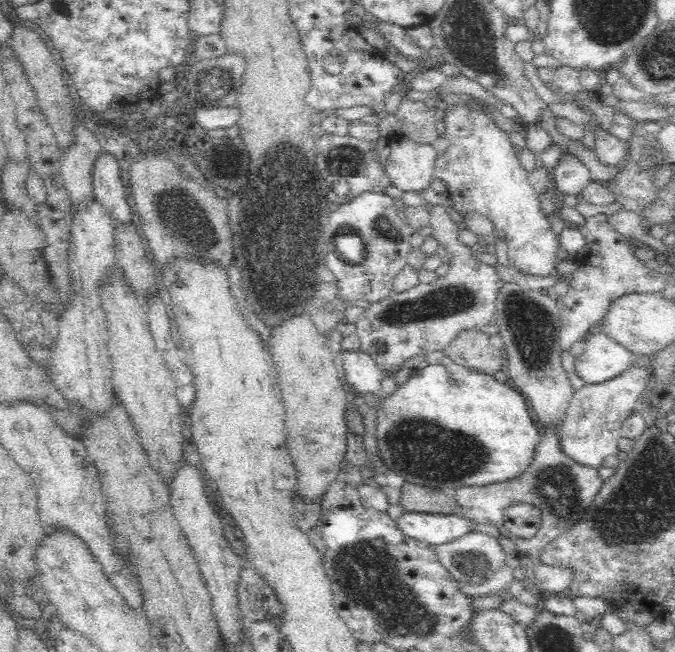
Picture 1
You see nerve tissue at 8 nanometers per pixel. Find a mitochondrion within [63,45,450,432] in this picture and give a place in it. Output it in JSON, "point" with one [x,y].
{"point":[280,245]}

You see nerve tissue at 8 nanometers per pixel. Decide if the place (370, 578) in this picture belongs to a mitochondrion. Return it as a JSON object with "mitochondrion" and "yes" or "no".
{"mitochondrion":"yes"}

